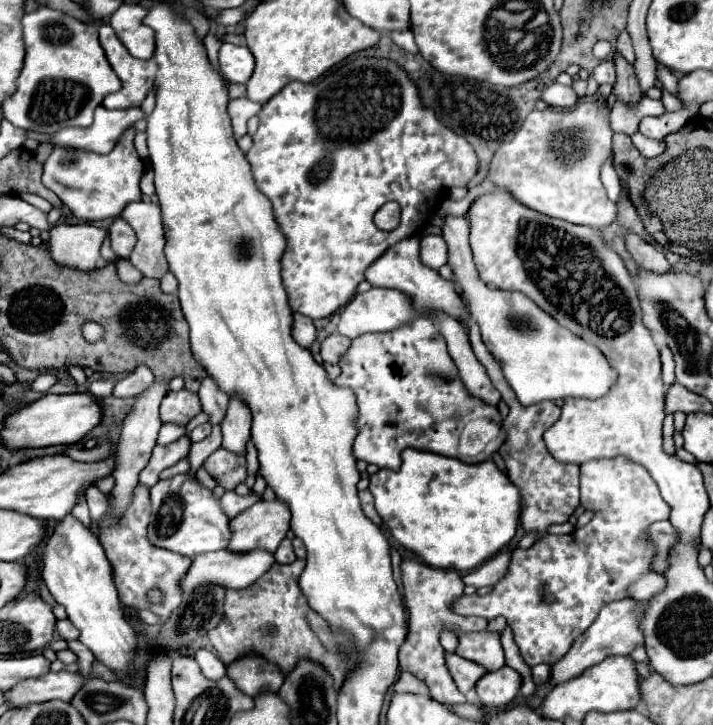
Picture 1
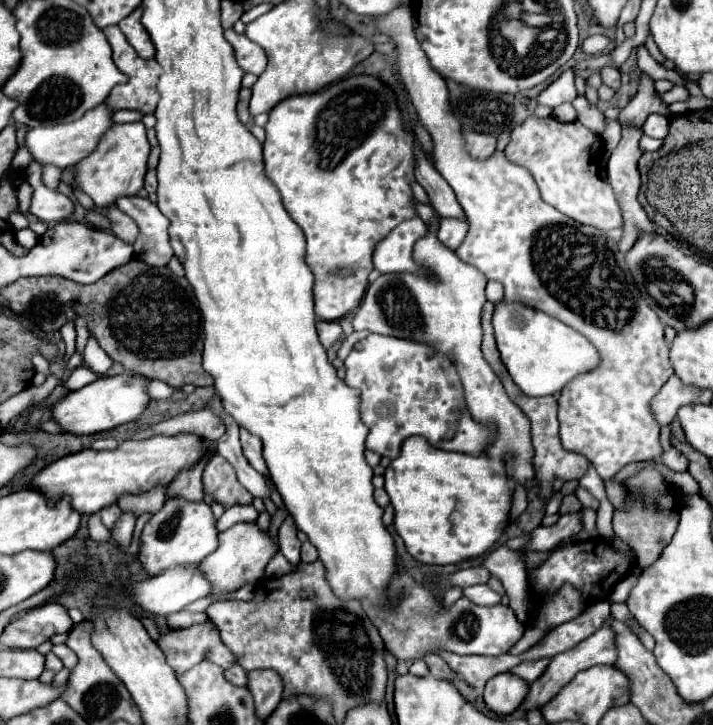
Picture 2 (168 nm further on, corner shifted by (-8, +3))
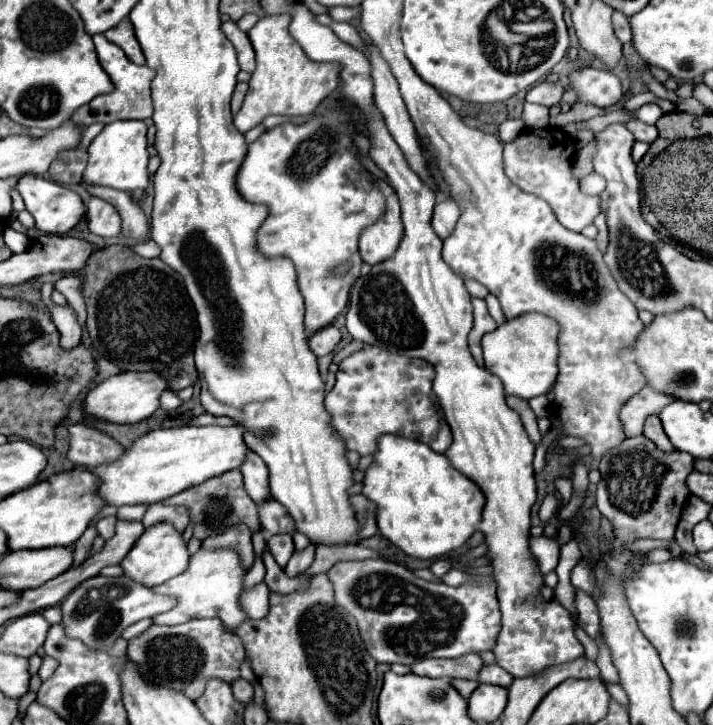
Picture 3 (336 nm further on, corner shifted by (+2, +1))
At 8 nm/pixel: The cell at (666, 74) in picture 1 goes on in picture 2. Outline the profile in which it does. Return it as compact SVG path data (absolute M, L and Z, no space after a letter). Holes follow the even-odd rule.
M651 114L643 124L643 134L651 138L665 138L669 130L669 120L661 114Z

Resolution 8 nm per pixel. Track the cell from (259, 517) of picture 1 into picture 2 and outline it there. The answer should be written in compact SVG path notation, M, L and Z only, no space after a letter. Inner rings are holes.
M237 524L219 534L219 546L201 564L201 574L211 582L209 596L227 596L245 584L255 584L265 574L267 562L275 556L277 546L271 542L269 534L263 534L257 524Z

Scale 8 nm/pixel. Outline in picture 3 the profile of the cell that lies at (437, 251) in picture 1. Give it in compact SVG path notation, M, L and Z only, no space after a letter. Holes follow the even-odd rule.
M443 198L437 202L435 210L433 210L433 220L431 220L431 226L435 230L435 234L443 240L445 236L449 236L449 232L453 232L455 224L457 224L457 218L459 218L459 208L453 200L449 198Z

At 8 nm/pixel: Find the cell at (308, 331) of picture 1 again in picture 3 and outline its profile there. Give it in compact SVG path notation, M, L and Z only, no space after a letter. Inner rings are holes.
M327 326L327 328L321 328L315 334L311 334L309 346L315 352L315 356L325 356L335 350L339 340L341 340L341 332L335 326Z

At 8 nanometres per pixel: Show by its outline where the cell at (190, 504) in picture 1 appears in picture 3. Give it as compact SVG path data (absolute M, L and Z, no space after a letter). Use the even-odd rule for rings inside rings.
M157 522L143 530L139 540L133 544L129 554L123 558L121 566L123 566L125 576L153 588L153 586L163 584L165 580L185 572L185 568L189 566L189 558L191 558L191 554L187 550L187 542L183 540L183 532L177 532L177 528L173 528L173 524L169 524L169 522Z

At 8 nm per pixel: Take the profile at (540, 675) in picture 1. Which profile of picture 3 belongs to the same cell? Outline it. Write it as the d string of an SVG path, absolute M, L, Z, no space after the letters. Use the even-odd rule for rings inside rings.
M487 664L479 672L479 682L487 682L487 684L497 684L497 686L509 688L509 684L513 682L513 676L509 676L509 672L505 672L497 664Z

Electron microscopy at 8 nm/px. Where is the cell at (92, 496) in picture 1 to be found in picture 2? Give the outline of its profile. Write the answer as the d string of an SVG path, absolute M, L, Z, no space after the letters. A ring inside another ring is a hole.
M115 504L115 506L109 506L109 508L103 508L101 512L99 512L99 516L101 516L101 522L109 528L109 530L113 530L115 528L115 522L119 520L119 516L121 516L123 512L121 512L121 508Z

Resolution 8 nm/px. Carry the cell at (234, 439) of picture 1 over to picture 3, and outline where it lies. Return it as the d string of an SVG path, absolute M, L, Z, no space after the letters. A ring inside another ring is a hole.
M249 452L249 460L245 460L239 470L245 480L245 490L255 502L269 498L269 472L265 462L255 452Z

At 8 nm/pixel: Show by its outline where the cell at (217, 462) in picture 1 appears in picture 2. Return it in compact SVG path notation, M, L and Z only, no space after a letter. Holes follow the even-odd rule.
M211 458L203 470L203 490L225 508L235 504L251 504L253 496L239 484L233 466L225 458Z

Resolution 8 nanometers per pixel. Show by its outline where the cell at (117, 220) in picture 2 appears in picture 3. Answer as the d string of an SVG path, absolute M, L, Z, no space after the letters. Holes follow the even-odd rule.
M91 198L89 208L87 208L87 216L89 216L89 230L93 234L103 236L103 238L119 236L121 218L111 204L105 204L105 200Z

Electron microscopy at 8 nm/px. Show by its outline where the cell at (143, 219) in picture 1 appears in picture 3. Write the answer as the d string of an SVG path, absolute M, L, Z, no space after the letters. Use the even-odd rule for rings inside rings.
M85 186L93 196L113 204L123 220L123 236L125 238L133 238L137 242L145 242L149 240L149 218L147 214L141 210L141 206L127 194L121 190L113 190L113 188L95 188L95 186Z

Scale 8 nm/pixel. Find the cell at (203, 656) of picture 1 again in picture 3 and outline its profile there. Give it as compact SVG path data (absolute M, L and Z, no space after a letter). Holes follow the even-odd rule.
M237 678L237 680L231 684L231 690L233 690L235 698L237 698L239 702L243 702L243 704L247 704L247 702L253 698L253 686L251 686L247 680L243 680L243 678Z

